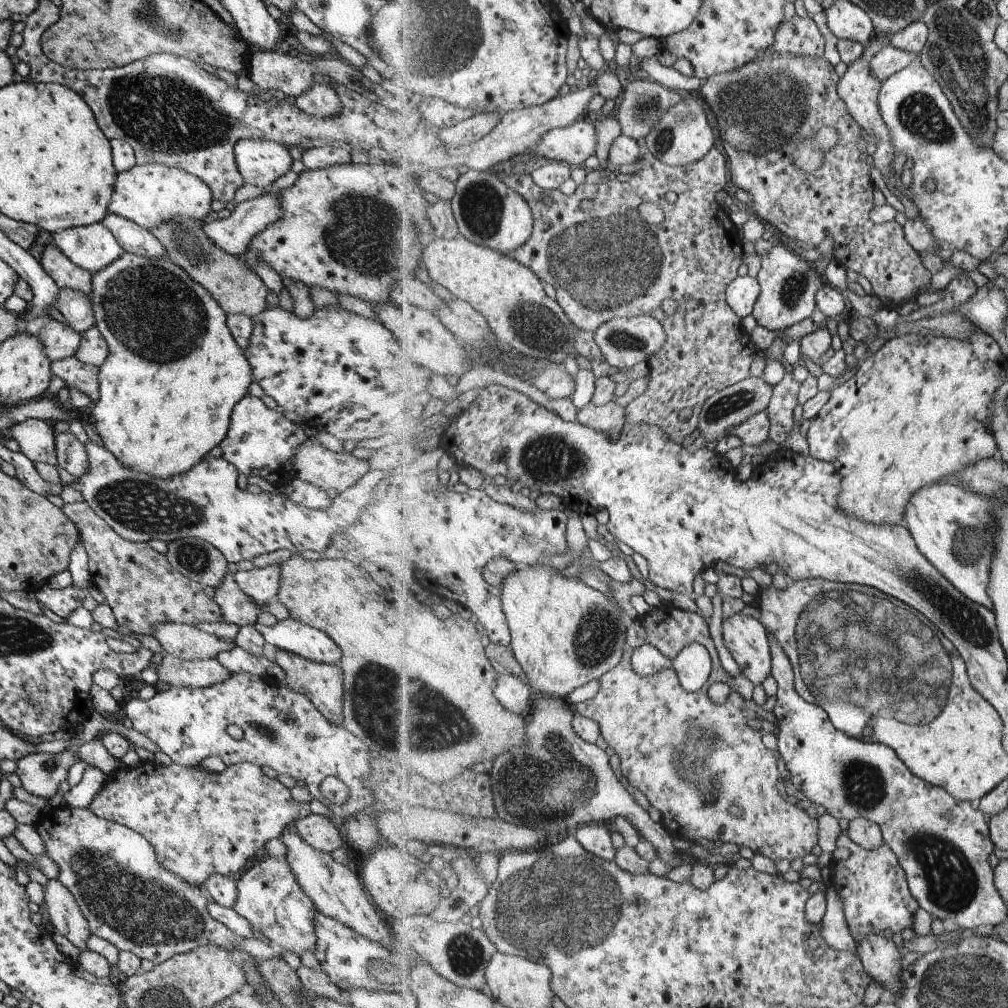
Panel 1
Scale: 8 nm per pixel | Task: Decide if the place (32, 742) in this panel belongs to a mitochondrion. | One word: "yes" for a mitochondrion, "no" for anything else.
no

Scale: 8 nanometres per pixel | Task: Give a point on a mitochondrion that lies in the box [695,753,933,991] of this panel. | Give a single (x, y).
(863, 786)

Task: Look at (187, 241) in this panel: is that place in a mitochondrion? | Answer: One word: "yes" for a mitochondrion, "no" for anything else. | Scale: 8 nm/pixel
yes

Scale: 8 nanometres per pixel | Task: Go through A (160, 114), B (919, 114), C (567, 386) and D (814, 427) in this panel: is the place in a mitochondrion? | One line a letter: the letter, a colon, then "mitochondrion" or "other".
A: mitochondrion
B: mitochondrion
C: other
D: other

